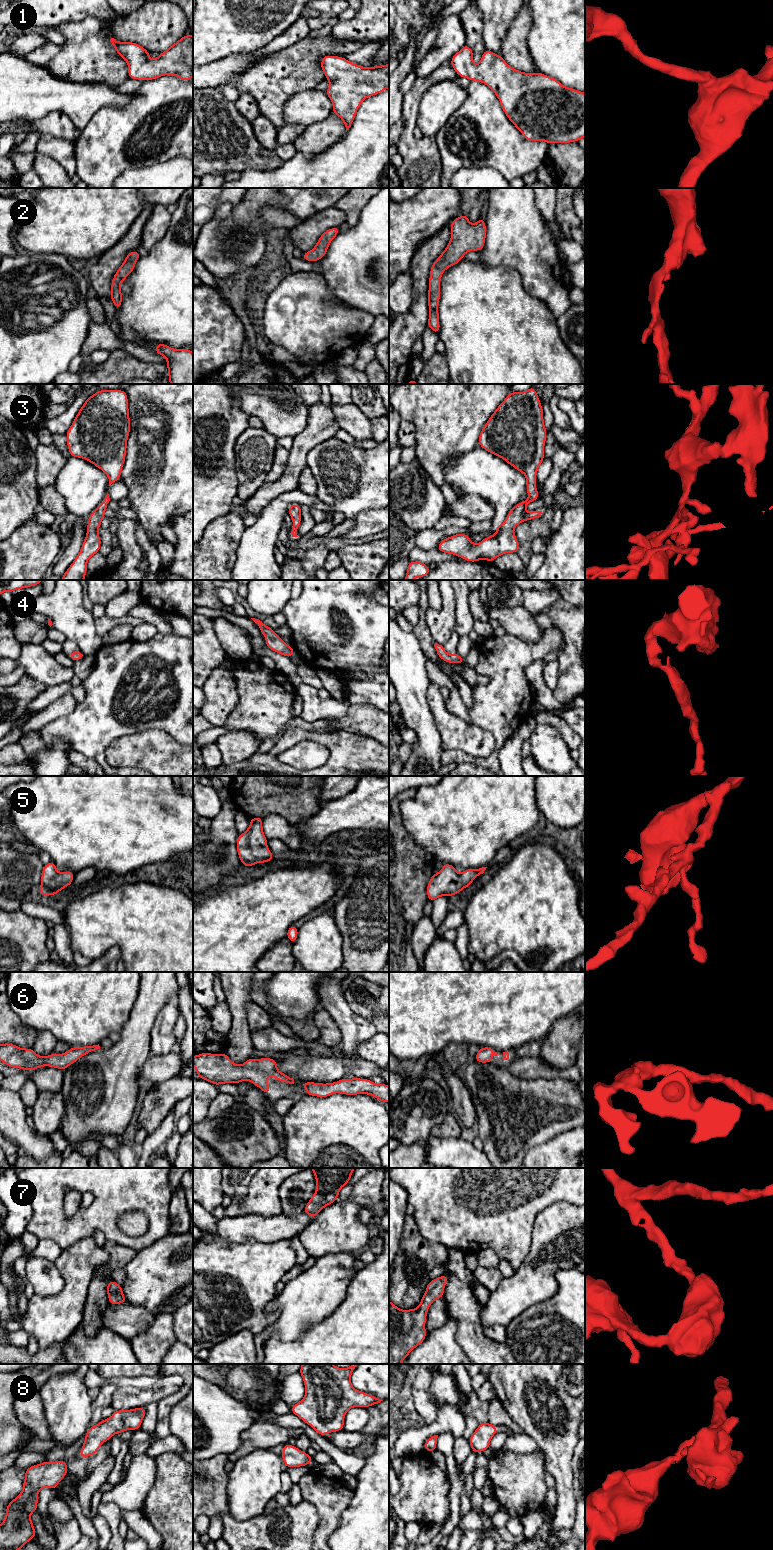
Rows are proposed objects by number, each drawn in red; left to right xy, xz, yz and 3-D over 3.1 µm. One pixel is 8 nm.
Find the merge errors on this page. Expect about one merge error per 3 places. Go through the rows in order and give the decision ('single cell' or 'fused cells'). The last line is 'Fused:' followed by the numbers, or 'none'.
1: single cell
2: single cell
3: single cell
4: single cell
5: single cell
6: single cell
7: single cell
8: single cell
Fused: none

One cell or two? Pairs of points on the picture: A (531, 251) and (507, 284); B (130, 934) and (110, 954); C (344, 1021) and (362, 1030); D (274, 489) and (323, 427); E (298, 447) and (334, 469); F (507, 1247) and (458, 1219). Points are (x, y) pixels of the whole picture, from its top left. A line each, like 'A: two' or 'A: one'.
A: two
B: two
C: one
D: one
E: two
F: one

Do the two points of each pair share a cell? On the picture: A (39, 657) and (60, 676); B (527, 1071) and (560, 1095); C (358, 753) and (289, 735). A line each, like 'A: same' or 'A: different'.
A: same
B: different
C: same

